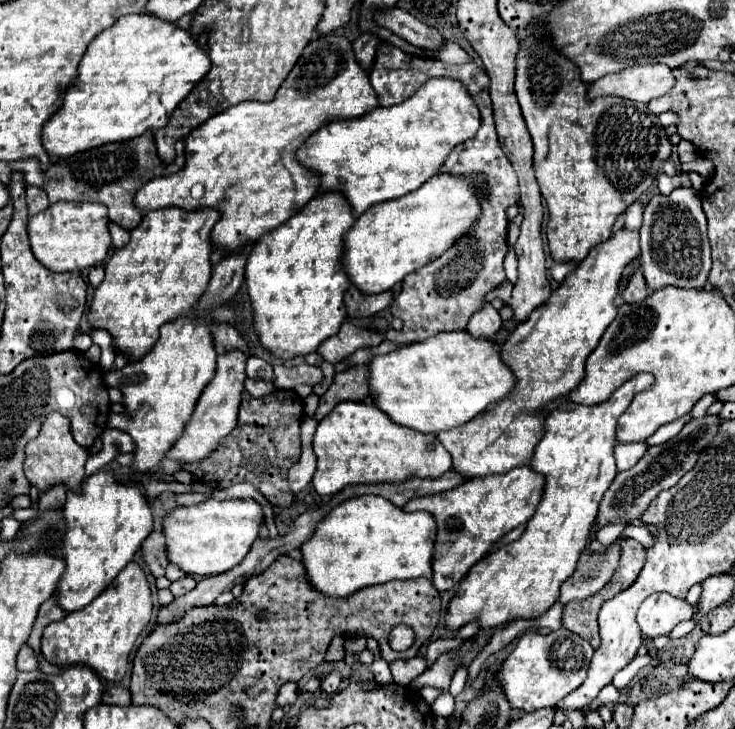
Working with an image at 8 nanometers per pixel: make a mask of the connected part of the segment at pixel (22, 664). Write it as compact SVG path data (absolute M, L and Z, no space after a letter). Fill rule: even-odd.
M23 645L19 655L17 655L17 669L19 671L35 671L37 669L37 659L35 653L29 645Z

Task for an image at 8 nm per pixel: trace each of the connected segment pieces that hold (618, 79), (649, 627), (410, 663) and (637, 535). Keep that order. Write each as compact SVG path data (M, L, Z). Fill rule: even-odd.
M639 65L589 83L589 99L617 95L621 99L649 103L665 95L673 85L675 77L667 65Z
M653 593L641 603L637 611L637 623L643 635L653 639L659 635L669 635L677 623L691 619L693 613L693 605L689 605L685 599L669 593Z
M413 657L413 659L397 659L391 663L391 673L393 681L397 685L409 685L417 675L425 671L425 659L423 657Z
M635 527L635 531L633 531L633 533L623 531L621 535L623 535L623 537L631 537L631 539L635 539L635 541L639 541L643 547L651 547L651 545L655 543L655 537L653 537L645 527Z

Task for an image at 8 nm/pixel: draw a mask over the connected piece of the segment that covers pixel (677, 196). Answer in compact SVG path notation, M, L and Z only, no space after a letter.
M693 187L675 189L671 195L653 195L641 225L641 271L647 285L657 291L665 285L679 289L703 289L711 271L711 247L701 199Z

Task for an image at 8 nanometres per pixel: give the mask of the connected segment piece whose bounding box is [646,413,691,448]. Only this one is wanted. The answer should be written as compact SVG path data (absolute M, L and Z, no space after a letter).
M691 413L666 424L659 428L651 437L646 440L647 447L663 444L675 437L683 428L683 425L691 420Z

